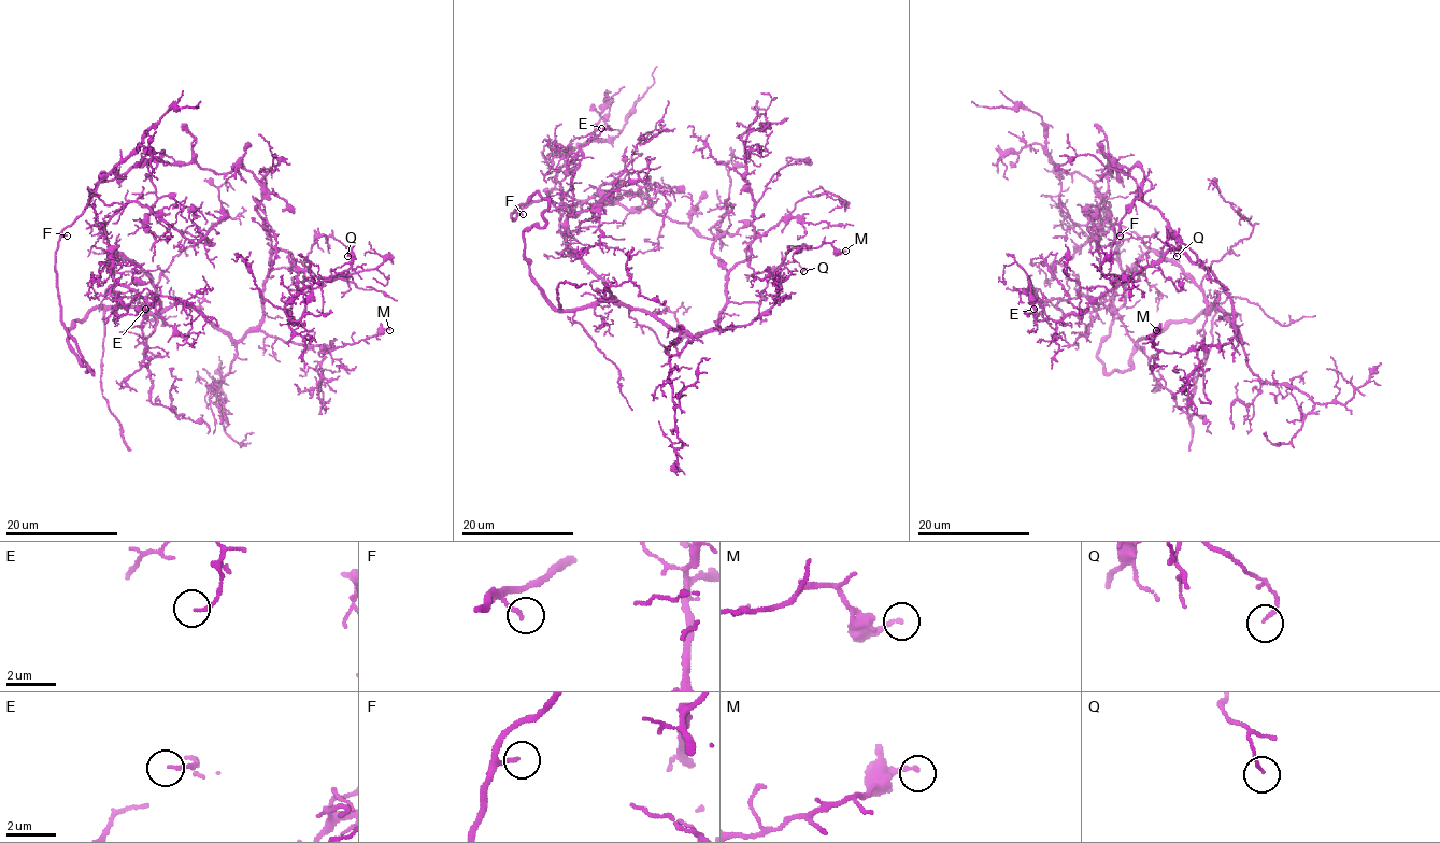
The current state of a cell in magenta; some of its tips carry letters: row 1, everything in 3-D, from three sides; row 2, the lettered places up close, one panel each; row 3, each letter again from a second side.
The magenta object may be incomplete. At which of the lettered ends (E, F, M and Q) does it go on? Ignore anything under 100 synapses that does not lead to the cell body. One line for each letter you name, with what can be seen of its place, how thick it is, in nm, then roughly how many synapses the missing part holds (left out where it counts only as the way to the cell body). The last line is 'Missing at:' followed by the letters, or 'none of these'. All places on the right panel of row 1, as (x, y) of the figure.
Missing at: none of these

